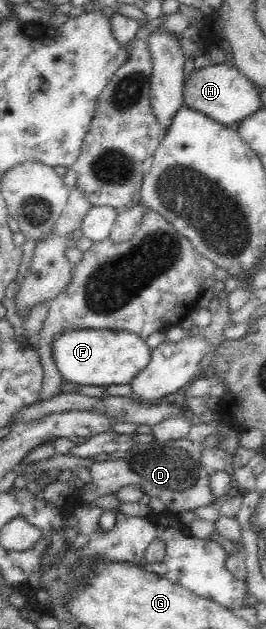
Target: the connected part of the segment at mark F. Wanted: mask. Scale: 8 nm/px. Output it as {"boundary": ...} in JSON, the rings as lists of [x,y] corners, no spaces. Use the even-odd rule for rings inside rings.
{"boundary":[[[63,329],[50,342],[52,359],[64,380],[77,385],[107,386],[126,384],[149,362],[151,348],[134,332],[111,329]]]}

